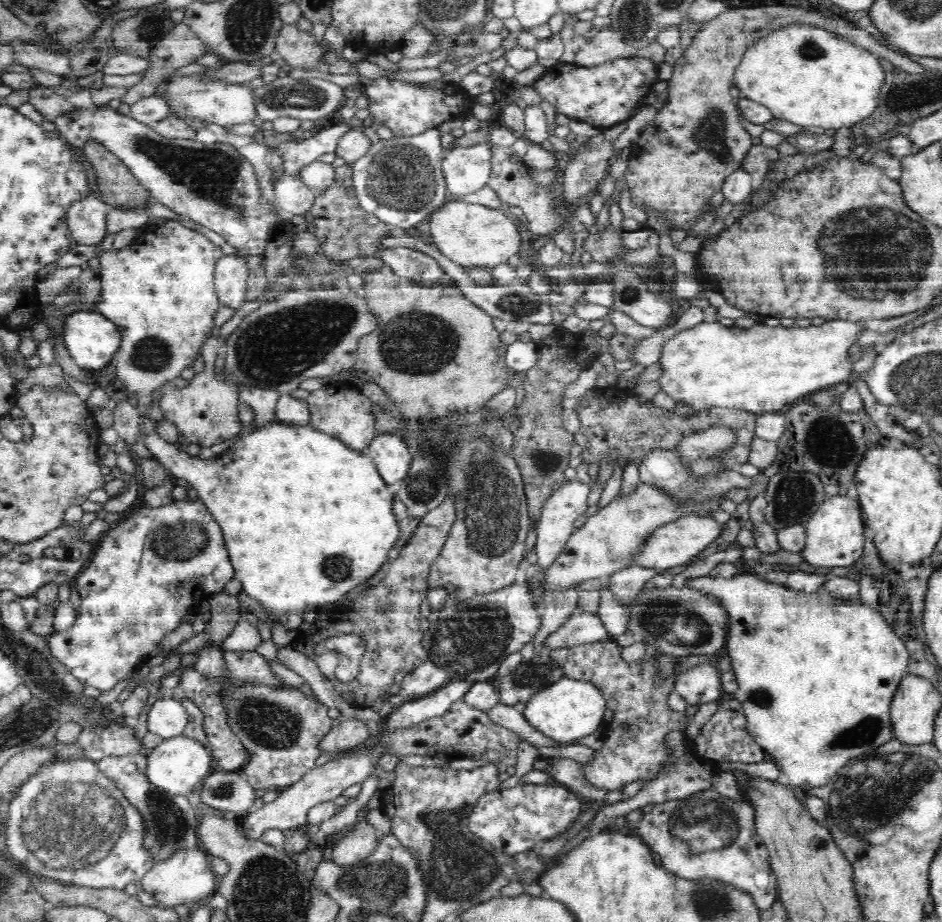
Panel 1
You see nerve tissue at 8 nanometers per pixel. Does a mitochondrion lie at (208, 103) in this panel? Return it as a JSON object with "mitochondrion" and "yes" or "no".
{"mitochondrion":"no"}

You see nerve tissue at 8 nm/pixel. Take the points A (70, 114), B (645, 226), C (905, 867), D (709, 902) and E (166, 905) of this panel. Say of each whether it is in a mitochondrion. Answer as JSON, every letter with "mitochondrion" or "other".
{"A":"other","B":"other","C":"other","D":"mitochondrion","E":"other"}

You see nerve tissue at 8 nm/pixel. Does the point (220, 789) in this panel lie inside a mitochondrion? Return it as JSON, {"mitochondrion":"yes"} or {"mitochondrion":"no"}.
{"mitochondrion":"yes"}

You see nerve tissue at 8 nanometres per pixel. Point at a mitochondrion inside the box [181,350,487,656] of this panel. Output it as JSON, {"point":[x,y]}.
{"point":[425,484]}

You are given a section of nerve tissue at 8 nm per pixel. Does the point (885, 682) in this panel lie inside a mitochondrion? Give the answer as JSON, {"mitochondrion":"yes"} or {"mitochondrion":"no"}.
{"mitochondrion":"no"}

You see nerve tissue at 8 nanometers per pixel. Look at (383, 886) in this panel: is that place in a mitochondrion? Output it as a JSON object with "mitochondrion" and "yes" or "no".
{"mitochondrion":"yes"}

